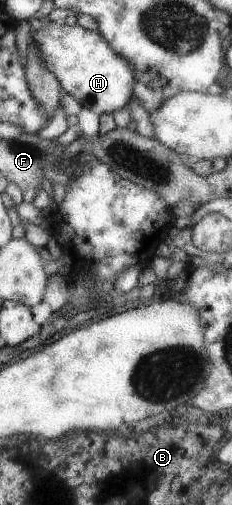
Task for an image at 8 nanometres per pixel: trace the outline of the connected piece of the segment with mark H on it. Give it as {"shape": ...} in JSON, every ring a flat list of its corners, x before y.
{"shape":[[46,19,44,25,32,33,32,43,34,43,36,51,40,53,44,67,56,77,60,90,72,96,82,108,85,107,100,116,121,109,131,99,132,85,134,85,133,70,130,69,128,61,124,61,120,55,116,55,97,32,79,26,68,27,64,23,56,25]]}

